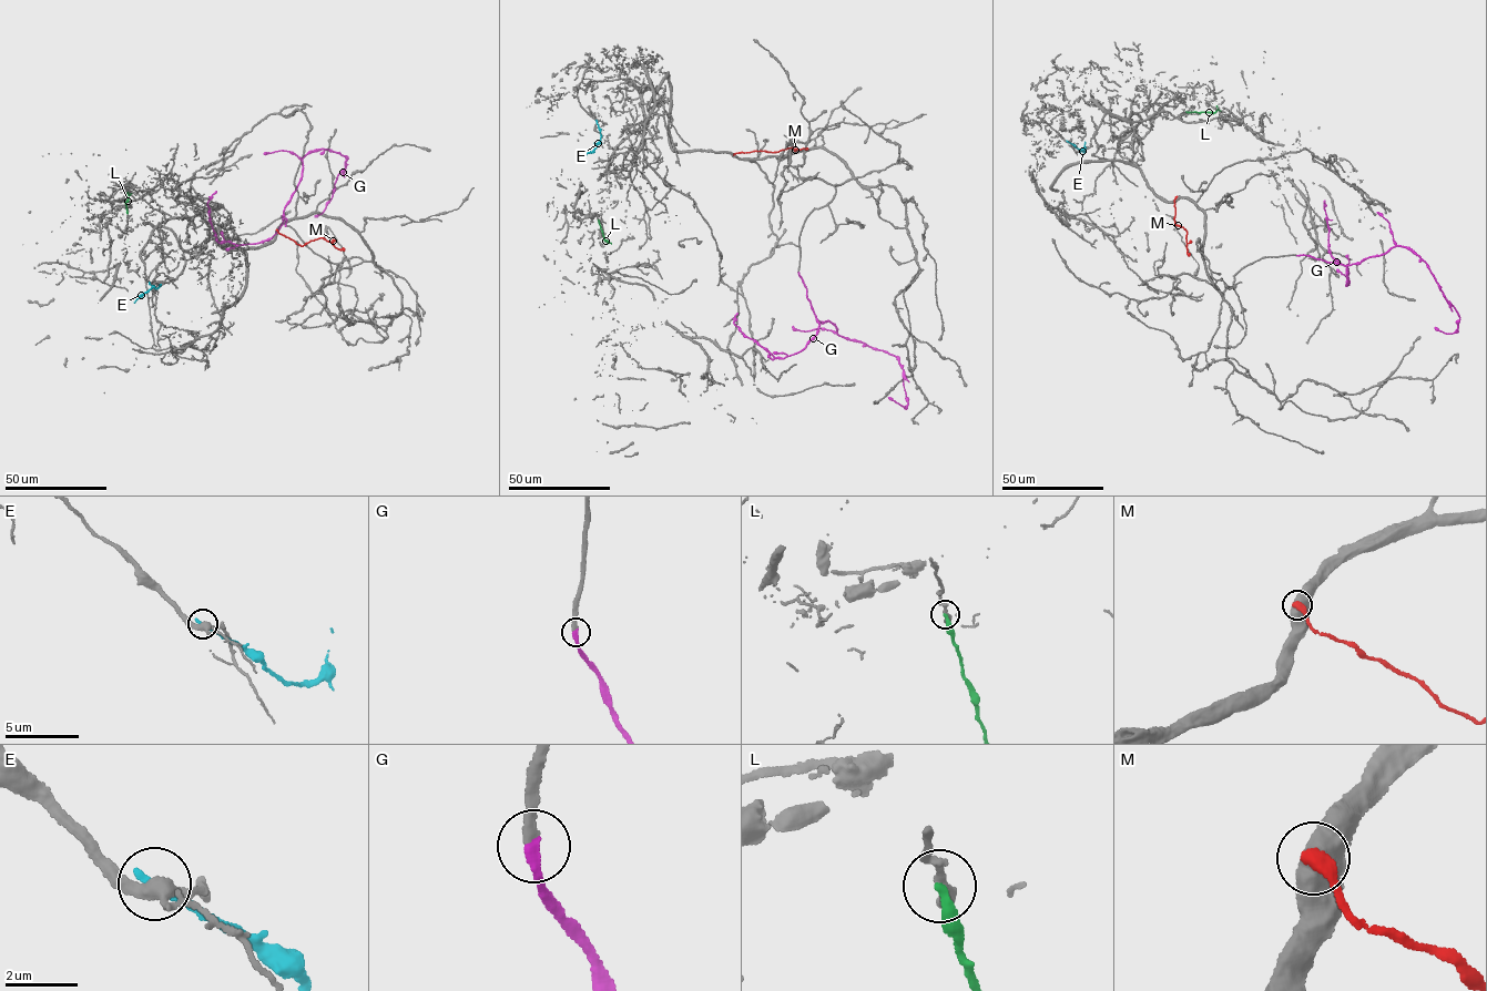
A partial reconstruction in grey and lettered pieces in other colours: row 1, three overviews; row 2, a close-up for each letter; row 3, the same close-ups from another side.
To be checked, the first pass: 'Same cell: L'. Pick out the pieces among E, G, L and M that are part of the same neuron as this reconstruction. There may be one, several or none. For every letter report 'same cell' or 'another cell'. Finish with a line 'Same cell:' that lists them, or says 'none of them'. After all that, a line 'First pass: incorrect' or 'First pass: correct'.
E: another cell
G: same cell
L: another cell
M: another cell
Same cell: G
First pass: incorrect

